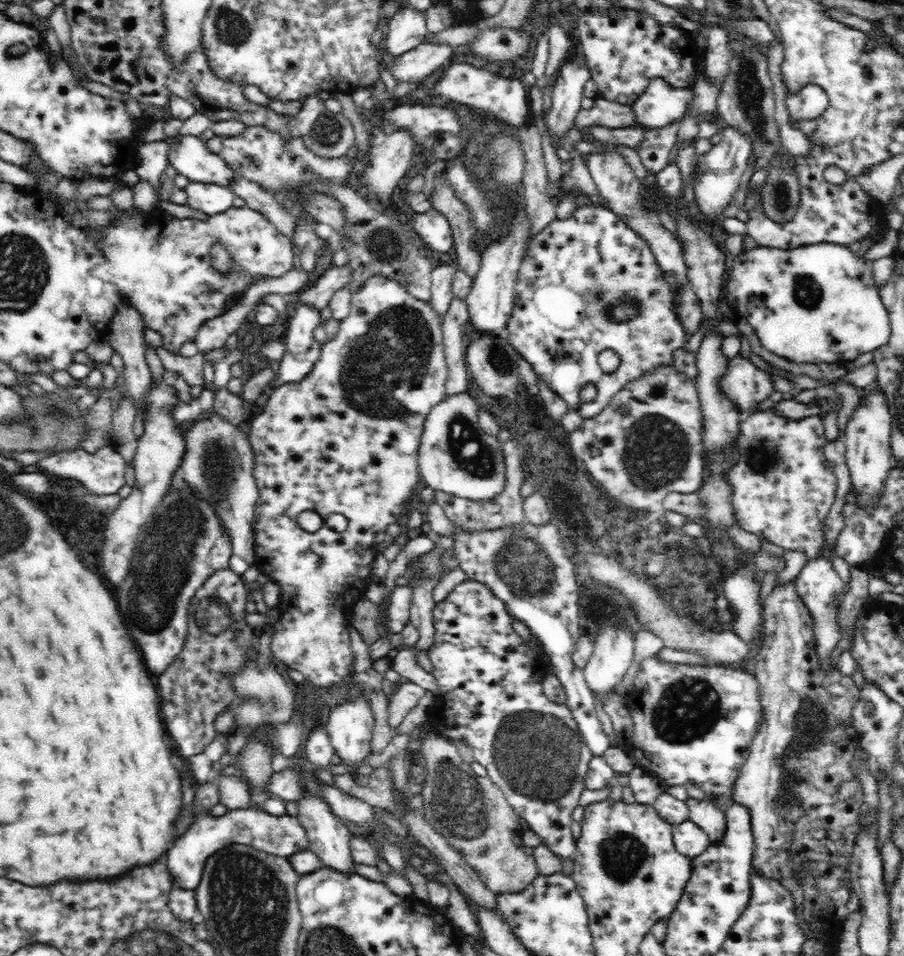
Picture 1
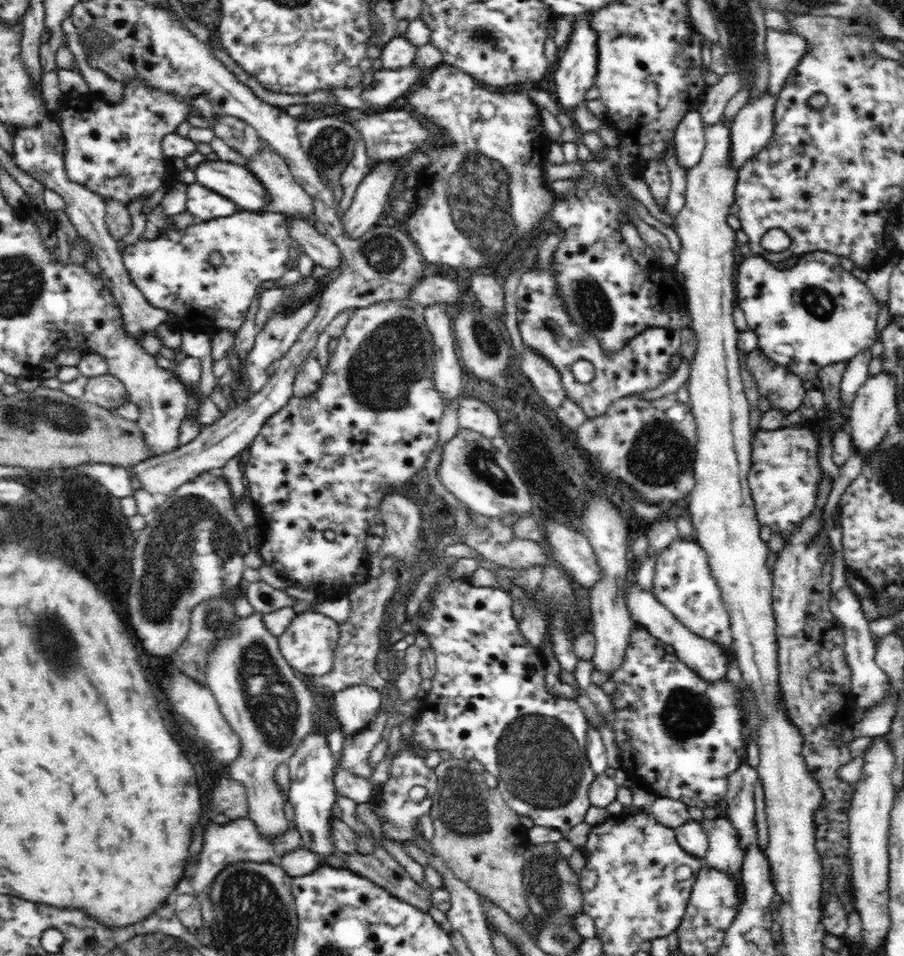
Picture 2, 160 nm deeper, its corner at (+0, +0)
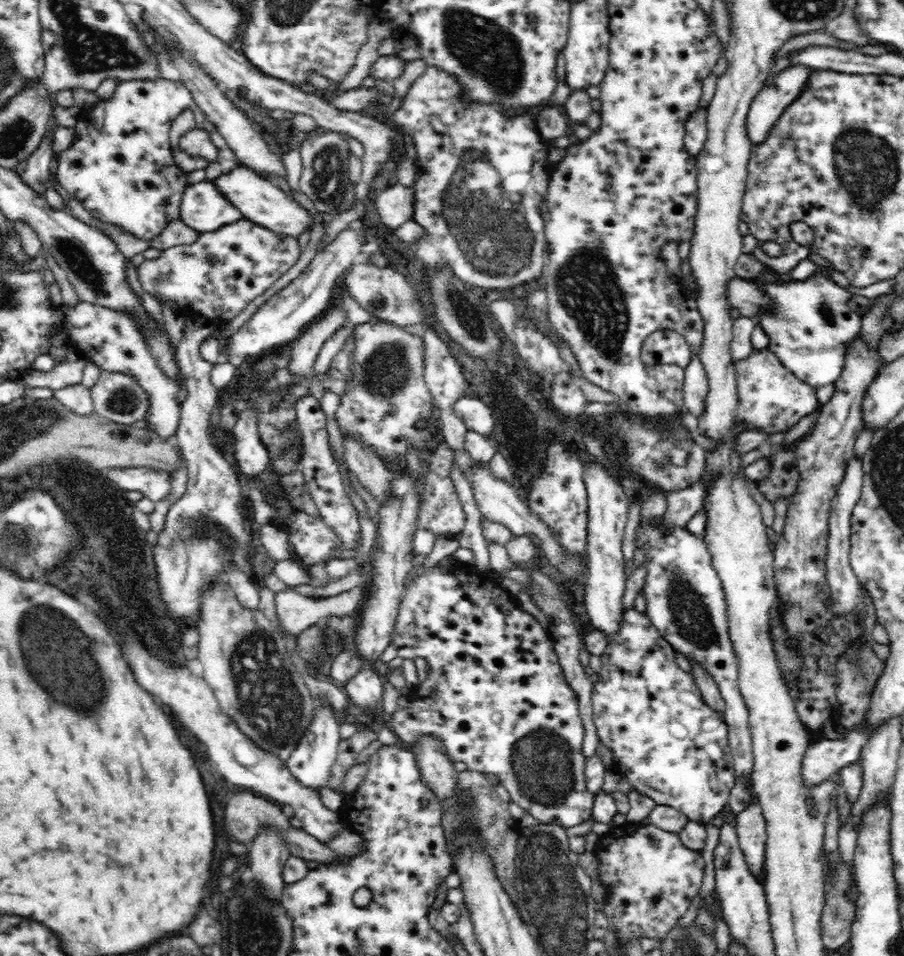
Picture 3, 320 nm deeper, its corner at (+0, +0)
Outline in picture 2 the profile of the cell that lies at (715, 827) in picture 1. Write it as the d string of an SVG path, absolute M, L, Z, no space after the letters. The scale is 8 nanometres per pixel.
M716 818L716 820L705 820L701 823L704 831L708 835L709 848L704 857L707 867L715 867L717 871L733 872L738 876L738 891L739 891L739 905L745 899L745 886L741 882L741 870L743 866L743 859L746 854L744 849L740 847L740 839L734 826L725 818Z

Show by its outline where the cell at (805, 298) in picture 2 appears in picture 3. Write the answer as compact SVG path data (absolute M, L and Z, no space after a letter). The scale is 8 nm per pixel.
M820 274L806 282L764 284L758 287L770 299L770 308L762 312L756 324L768 334L769 349L784 364L785 369L814 389L834 384L842 376L844 354L860 335L862 315L851 305L852 294Z

